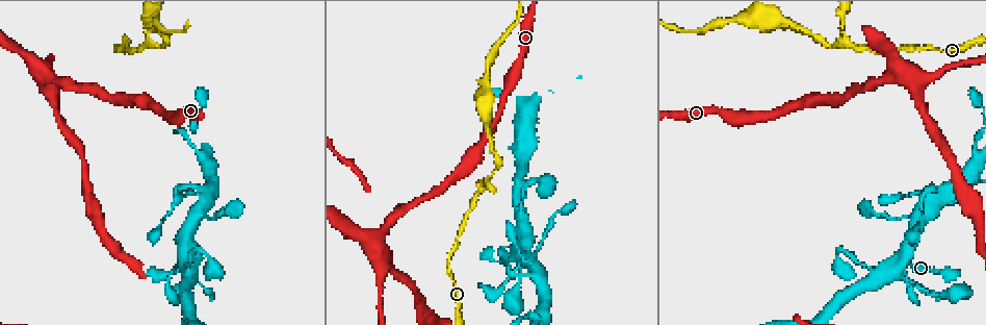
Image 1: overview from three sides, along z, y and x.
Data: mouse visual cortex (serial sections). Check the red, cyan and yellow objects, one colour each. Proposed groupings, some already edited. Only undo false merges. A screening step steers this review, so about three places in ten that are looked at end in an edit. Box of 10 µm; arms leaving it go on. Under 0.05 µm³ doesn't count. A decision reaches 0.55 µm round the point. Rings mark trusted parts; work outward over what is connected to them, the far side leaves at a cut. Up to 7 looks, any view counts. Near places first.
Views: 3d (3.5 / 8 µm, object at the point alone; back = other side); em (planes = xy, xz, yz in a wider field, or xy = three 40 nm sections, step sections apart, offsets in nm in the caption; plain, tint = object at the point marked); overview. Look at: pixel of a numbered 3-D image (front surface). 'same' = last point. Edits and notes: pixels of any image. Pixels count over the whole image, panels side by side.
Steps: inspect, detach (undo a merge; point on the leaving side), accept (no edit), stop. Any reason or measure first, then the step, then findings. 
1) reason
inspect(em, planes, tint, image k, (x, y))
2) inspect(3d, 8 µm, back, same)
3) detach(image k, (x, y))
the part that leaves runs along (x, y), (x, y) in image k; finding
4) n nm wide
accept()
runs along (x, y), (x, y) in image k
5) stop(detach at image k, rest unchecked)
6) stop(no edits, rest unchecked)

looks like a crossing
inspect(3d, 3.5 µm, image 1, (520, 222))

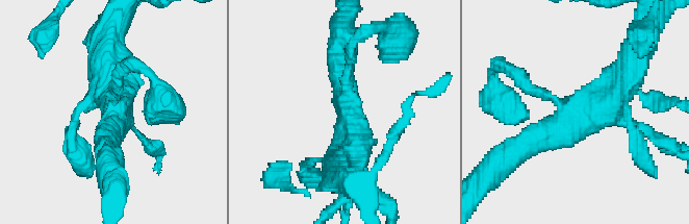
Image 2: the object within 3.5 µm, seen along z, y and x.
4 arms; arms of 150, 200, 350, 400 nm
inspect(em, planes, tint, image 2, (350, 111))

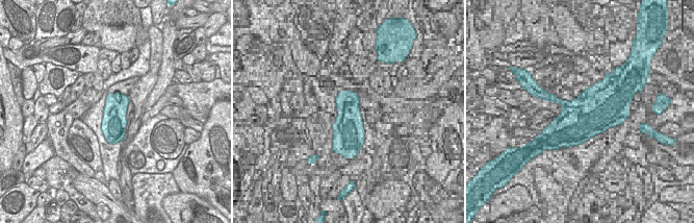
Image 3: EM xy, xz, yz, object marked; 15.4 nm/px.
accept()
runs along (633, 83), (520, 148) in image 2; one cell here

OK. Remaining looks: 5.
side arm on a straight run
inspect(3d, 3.5 µm, image 1, (846, 45))

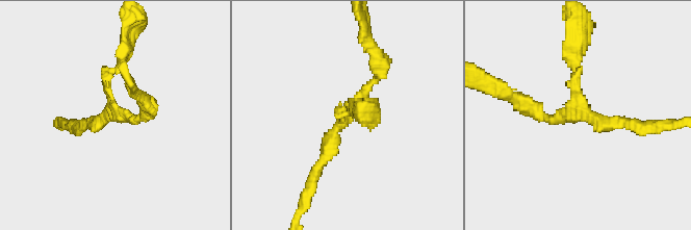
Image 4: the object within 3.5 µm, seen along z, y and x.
3 arms; arms of 150, 150, 200 nm; shape alone is not enough
inspect(em, xy, step 3, tint, image 4, (111, 112))

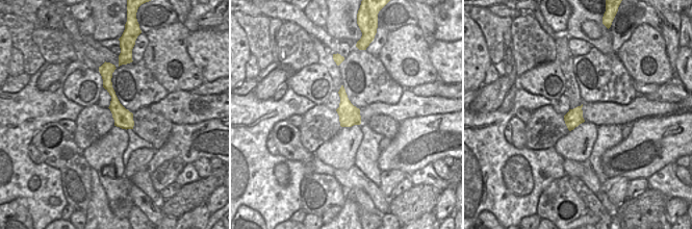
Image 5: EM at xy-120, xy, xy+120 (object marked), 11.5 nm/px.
accept()
runs along (315, 174), (380, 67) in image 4; all the same cell

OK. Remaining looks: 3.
sharp bend
inspect(3d, 3.5 µm, image 1, (510, 274))

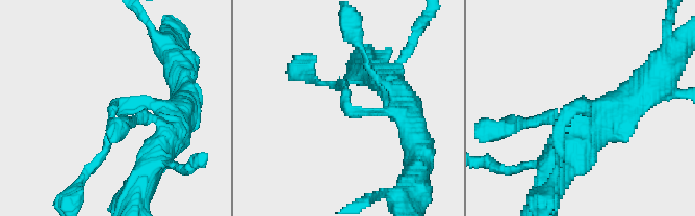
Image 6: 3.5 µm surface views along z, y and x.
inspect(em, xy, step 3, plain, image 6, (349, 111))

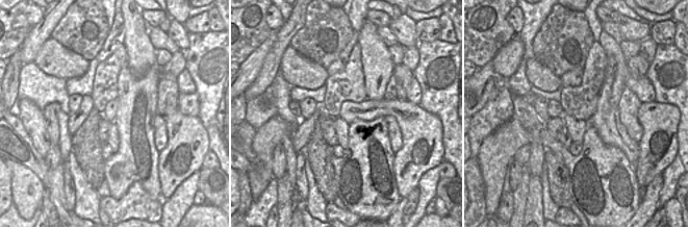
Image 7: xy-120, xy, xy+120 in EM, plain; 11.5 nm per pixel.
where the object lies
inspect(em, xy, step 3, tint, same)

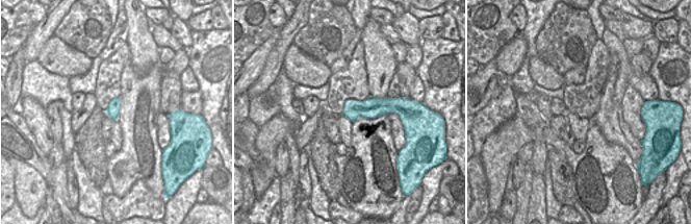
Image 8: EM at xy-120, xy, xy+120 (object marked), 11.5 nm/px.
arms of 150, 300 nm
accept()
runs along (176, 129), (159, 106), (114, 106), (99, 160) in image 6; all the same cell

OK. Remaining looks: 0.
stop(no edits, rest unchecked)

